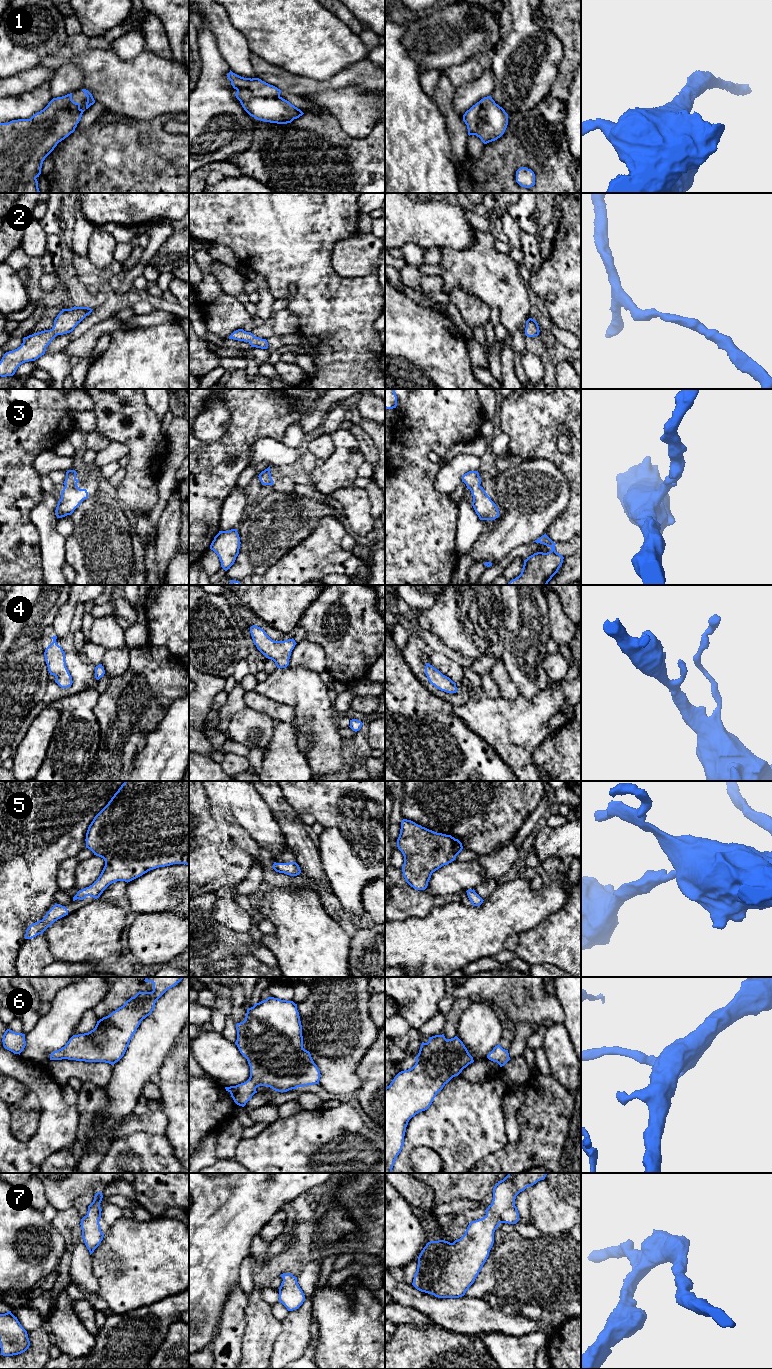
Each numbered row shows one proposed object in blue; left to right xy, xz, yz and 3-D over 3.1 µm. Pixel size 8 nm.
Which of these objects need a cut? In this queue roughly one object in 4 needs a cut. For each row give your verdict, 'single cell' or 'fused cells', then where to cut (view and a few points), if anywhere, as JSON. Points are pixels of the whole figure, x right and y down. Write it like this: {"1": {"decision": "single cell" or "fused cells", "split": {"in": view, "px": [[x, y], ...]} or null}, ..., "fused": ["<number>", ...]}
{"1": {"decision": "single cell", "split": null}, "2": {"decision": "single cell", "split": null}, "3": {"decision": "single cell", "split": null}, "4": {"decision": "single cell", "split": null}, "5": {"decision": "single cell", "split": null}, "6": {"decision": "single cell", "split": null}, "7": {"decision": "single cell", "split": null}, "fused": []}

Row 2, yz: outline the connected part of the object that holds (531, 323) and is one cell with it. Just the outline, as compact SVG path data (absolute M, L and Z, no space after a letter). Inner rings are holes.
M529 318L526 321L525 335L528 337L534 337L534 336L538 336L539 332L540 330L538 323L534 319Z

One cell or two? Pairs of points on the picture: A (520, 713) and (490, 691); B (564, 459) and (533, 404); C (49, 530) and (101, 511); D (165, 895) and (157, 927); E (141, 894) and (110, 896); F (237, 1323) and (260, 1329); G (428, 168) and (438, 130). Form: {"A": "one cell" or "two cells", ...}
{"A": "two cells", "B": "one cell", "C": "two cells", "D": "two cells", "E": "two cells", "F": "two cells", "G": "one cell"}

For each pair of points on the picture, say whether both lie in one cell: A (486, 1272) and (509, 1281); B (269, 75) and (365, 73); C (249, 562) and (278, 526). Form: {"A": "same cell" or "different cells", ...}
{"A": "different cells", "B": "same cell", "C": "same cell"}

